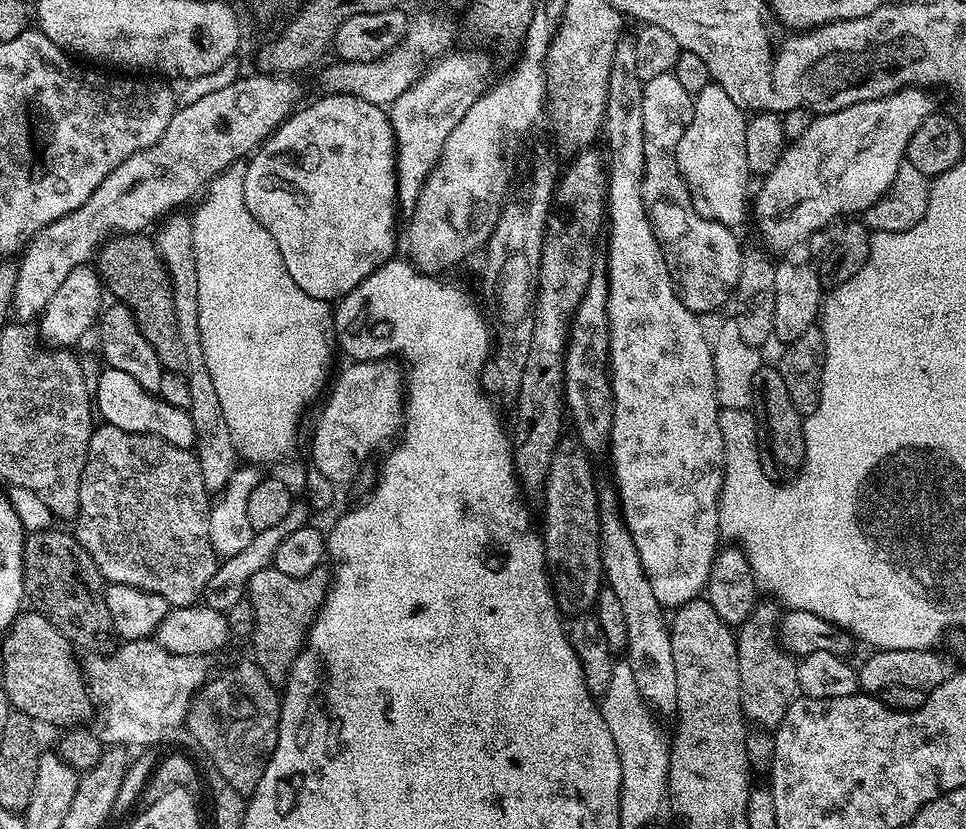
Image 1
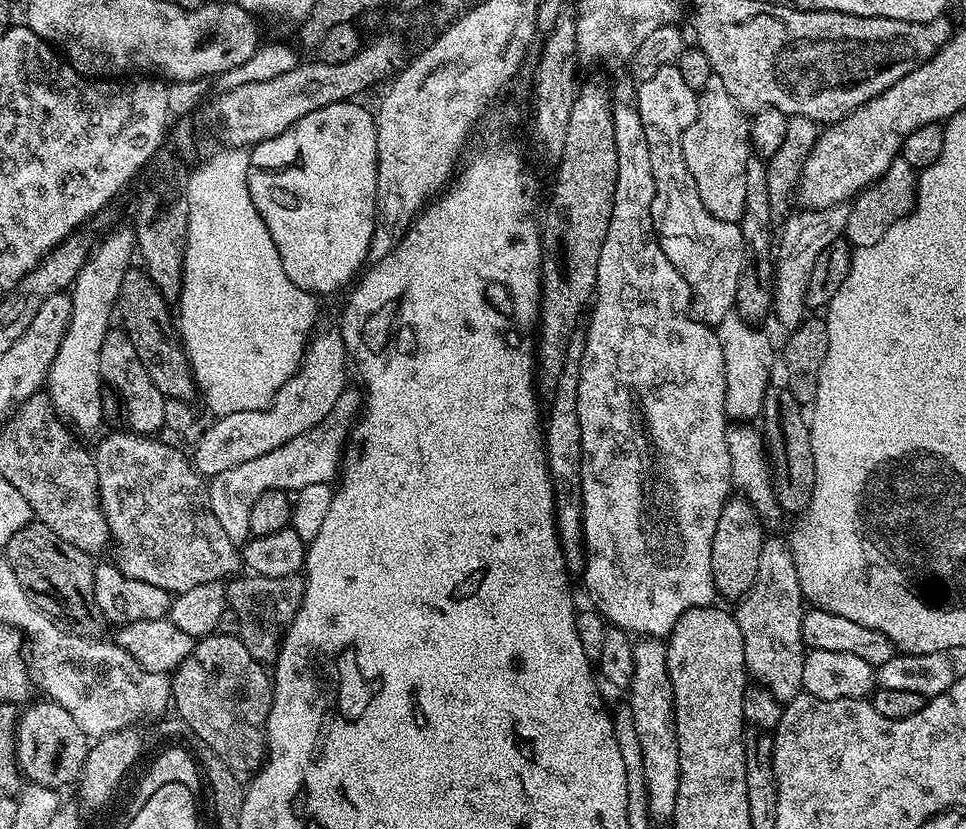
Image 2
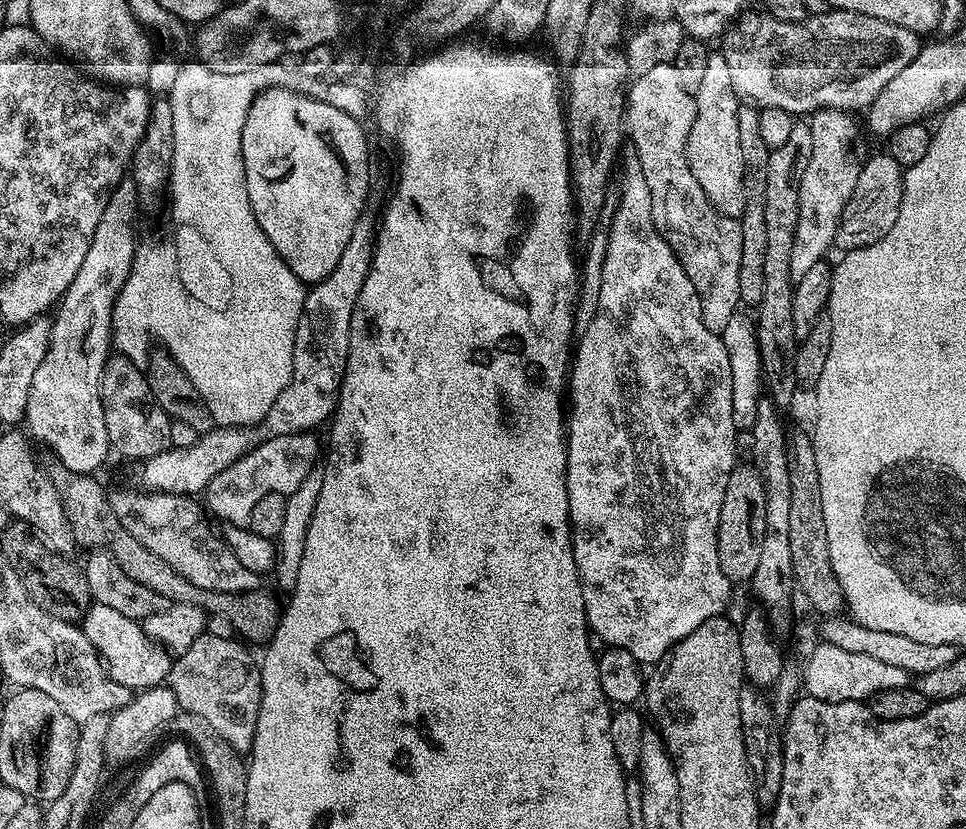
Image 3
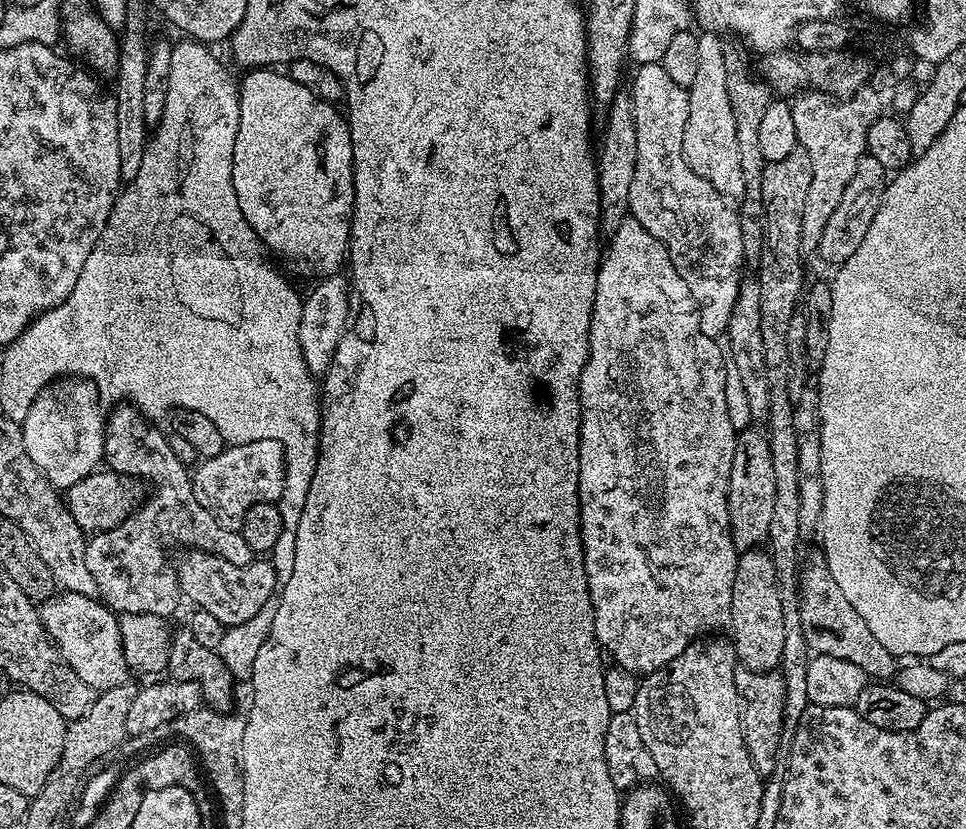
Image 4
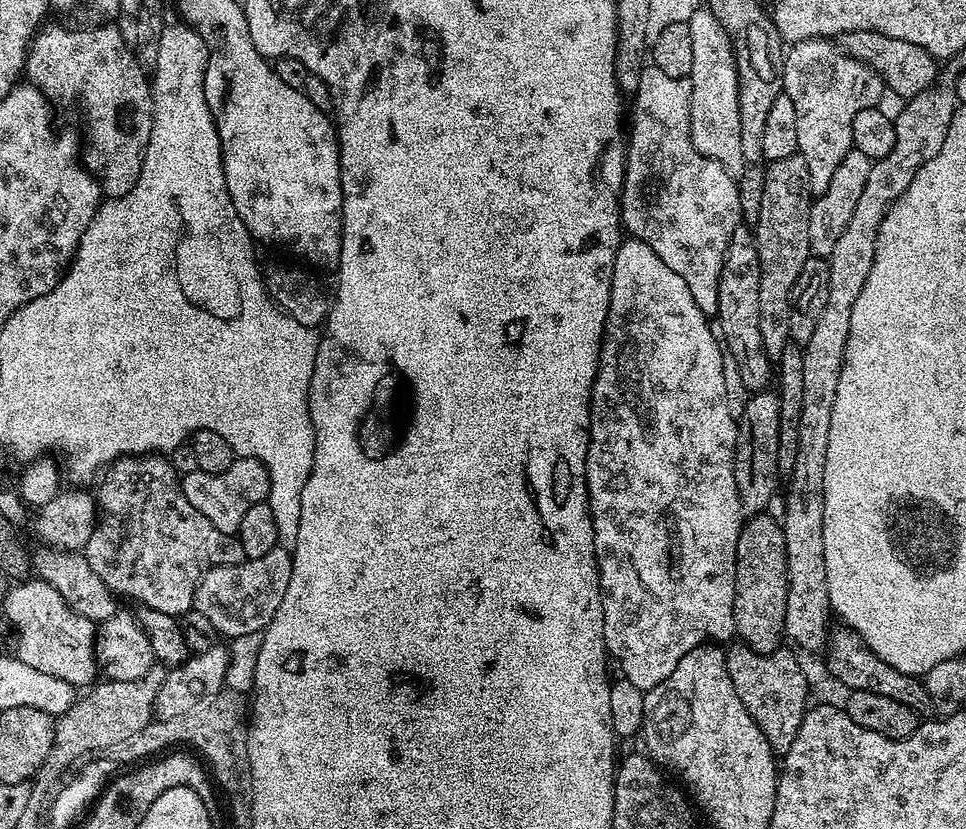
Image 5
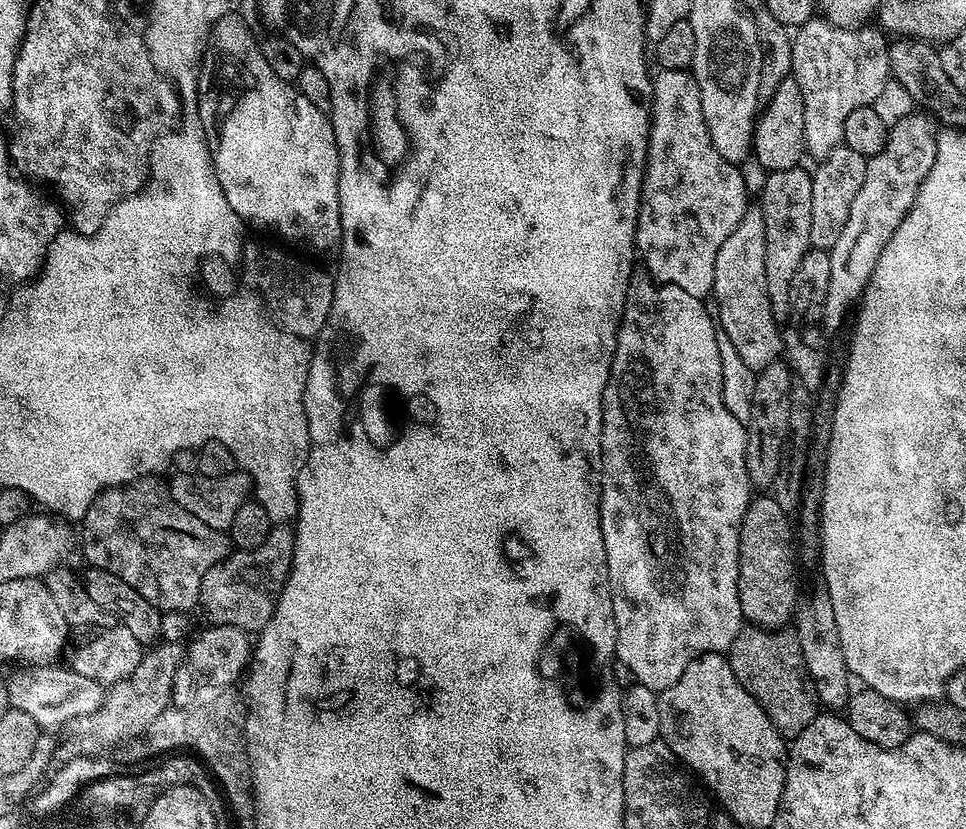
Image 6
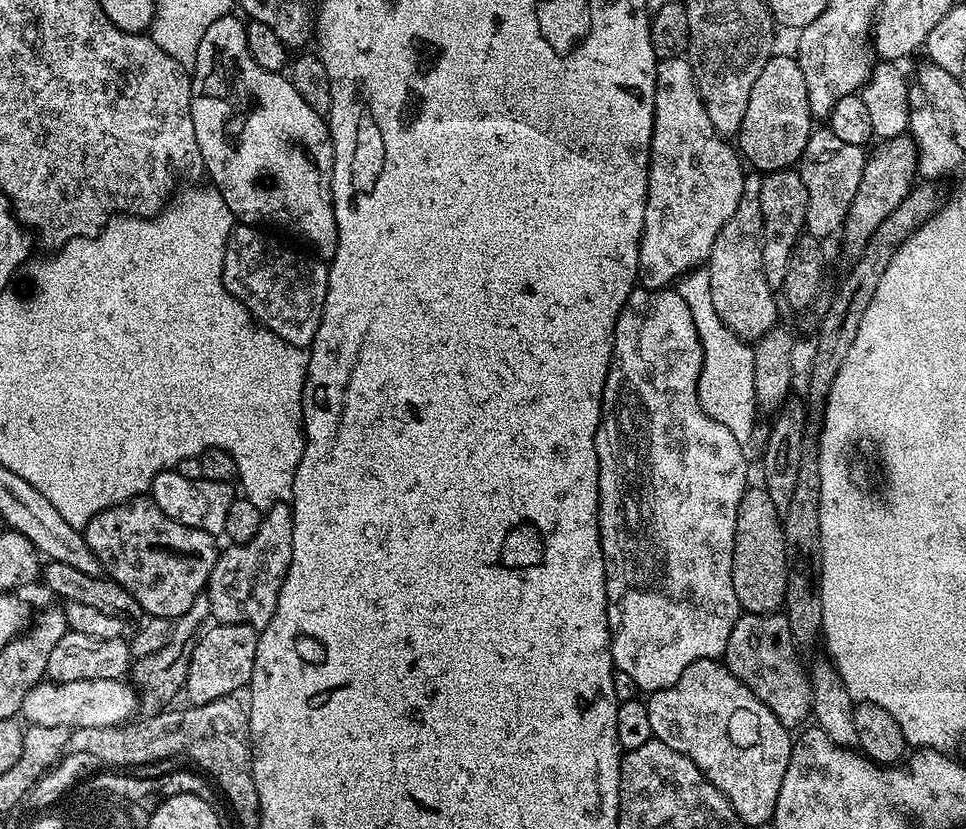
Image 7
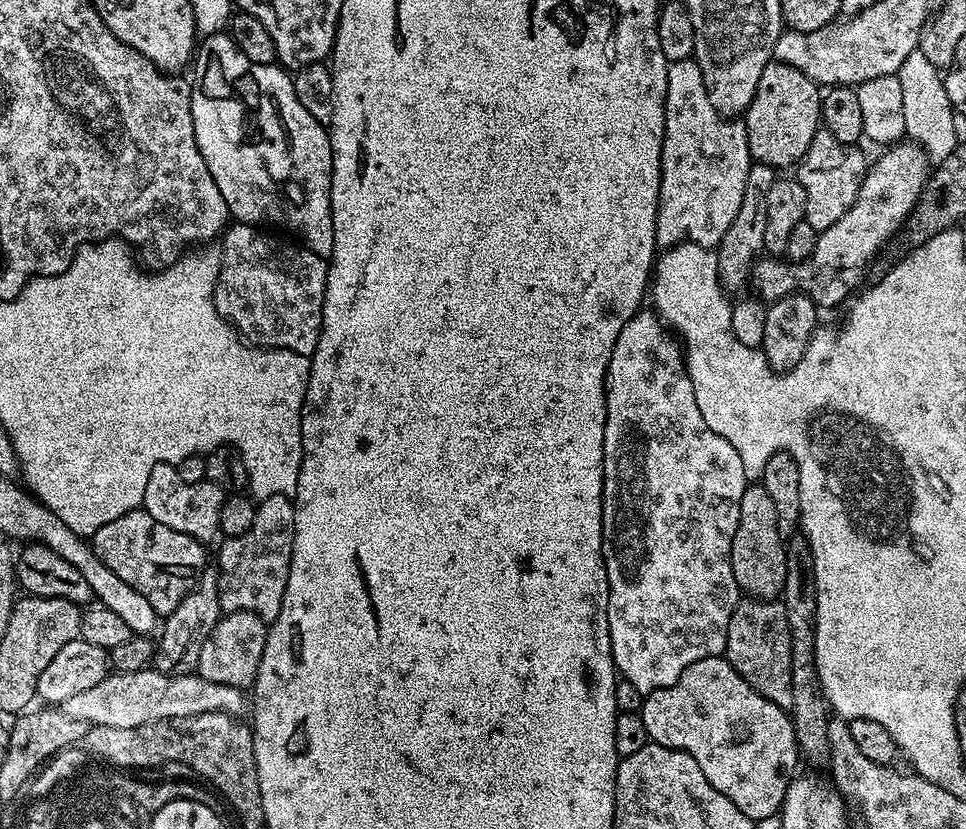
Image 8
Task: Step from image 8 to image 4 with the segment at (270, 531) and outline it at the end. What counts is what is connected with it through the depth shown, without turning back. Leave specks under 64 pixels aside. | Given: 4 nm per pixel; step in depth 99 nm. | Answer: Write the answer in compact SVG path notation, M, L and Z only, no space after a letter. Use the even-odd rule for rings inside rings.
M188 550L188 553L177 564L175 561L174 571L180 579L180 590L186 597L187 603L189 600L190 603L196 604L197 609L214 614L214 617L227 627L238 626L240 623L250 621L250 618L254 618L262 606L274 600L278 592L275 567L264 558L257 559L246 566L234 566L234 562L226 562L221 556L215 556L209 552Z

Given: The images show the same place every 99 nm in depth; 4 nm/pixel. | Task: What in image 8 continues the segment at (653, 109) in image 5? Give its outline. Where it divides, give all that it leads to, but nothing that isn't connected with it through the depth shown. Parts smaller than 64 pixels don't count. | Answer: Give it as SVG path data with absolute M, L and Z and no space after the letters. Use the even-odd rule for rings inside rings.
M696 59L671 61L660 155L657 245L666 249L687 242L715 249L742 206L746 174L753 163L743 119L729 118L713 106Z

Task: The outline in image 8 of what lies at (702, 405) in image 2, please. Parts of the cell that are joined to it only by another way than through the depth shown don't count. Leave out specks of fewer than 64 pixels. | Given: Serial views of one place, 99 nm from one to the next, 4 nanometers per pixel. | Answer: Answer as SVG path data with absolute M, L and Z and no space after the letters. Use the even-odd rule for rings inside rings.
M638 311L626 322L626 326L622 326L618 334L618 342L614 342L614 350L610 354L604 401L606 426L604 427L602 526L604 527L604 565L608 575L608 629L612 643L612 660L616 663L617 673L623 679L630 681L634 686L638 686L640 692L647 694L659 688L674 686L682 670L686 670L686 666L702 658L724 656L730 618L742 599L730 562L730 550L734 542L734 530L738 530L740 499L750 481L744 472L742 458L738 458L738 450L734 450L734 446L730 446L726 438L714 434L710 426L706 426L706 418L702 418L702 410L698 410L698 402L694 398L694 386L688 377L688 365L682 355L681 345L673 339L664 321L655 311Z

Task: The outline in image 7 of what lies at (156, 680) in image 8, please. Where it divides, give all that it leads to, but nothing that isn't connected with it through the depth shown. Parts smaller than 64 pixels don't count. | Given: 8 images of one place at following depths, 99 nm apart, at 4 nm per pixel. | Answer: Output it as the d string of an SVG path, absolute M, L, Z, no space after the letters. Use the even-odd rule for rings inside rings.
M123 679L118 680L79 680L78 682L41 682L35 684L26 695L24 695L24 707L22 716L28 724L38 726L66 726L72 728L85 728L86 726L106 726L114 728L123 725L133 719L132 711L138 708L138 692L131 683Z

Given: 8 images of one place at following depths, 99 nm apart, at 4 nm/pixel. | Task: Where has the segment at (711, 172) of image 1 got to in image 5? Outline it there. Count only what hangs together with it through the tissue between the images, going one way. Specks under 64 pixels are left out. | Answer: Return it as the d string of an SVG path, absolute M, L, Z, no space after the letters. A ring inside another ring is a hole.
M701 6L687 23L694 50L694 66L690 77L690 138L694 142L694 150L718 162L718 166L722 166L726 174L739 178L744 174L745 163L742 158L742 134L738 118L738 70L732 37L706 6Z

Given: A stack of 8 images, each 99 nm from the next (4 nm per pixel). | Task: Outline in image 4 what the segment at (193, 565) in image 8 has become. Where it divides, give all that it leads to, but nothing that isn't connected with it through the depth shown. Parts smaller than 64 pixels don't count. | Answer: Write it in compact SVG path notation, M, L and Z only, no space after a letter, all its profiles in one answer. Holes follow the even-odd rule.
M120 402L113 408L116 409L106 416L103 463L119 476L135 476L147 482L150 499L116 528L88 540L86 566L98 586L99 599L113 612L172 618L180 608L180 600L182 604L182 593L180 579L170 570L170 560L168 564L164 553L164 540L192 540L191 547L195 551L221 556L226 562L234 562L234 566L253 563L254 553L240 531L222 526L222 522L194 498L189 469L178 462L174 450L170 450L168 436L160 433L157 425L149 422L135 404Z

